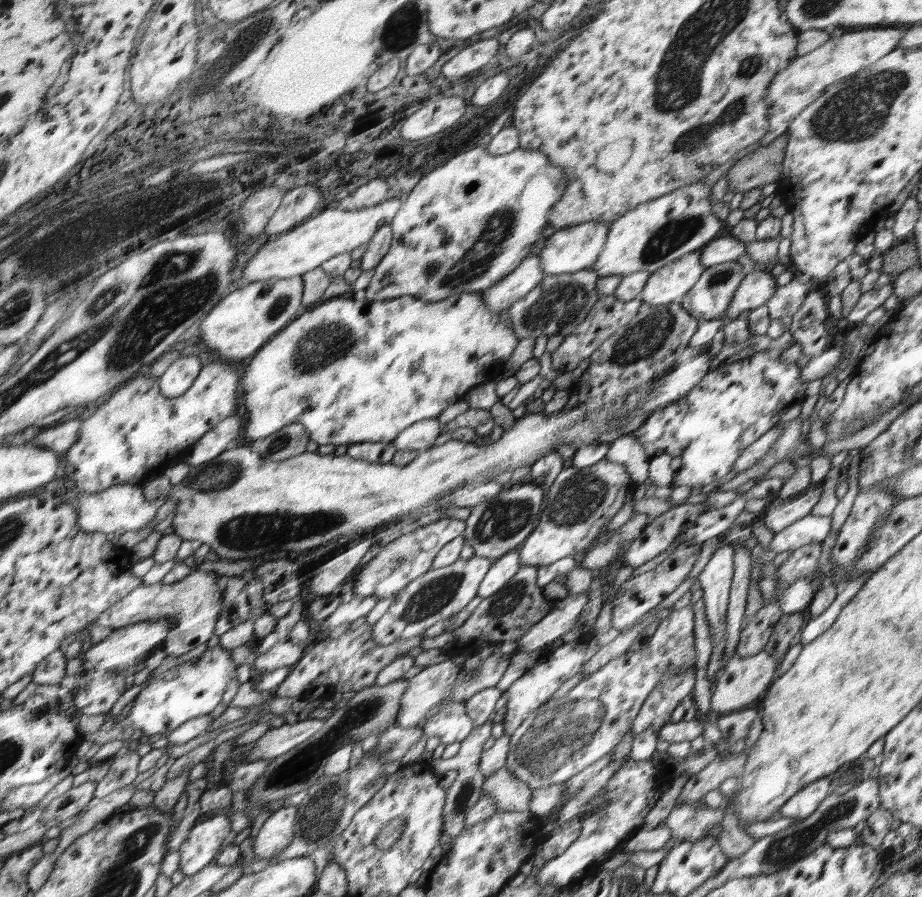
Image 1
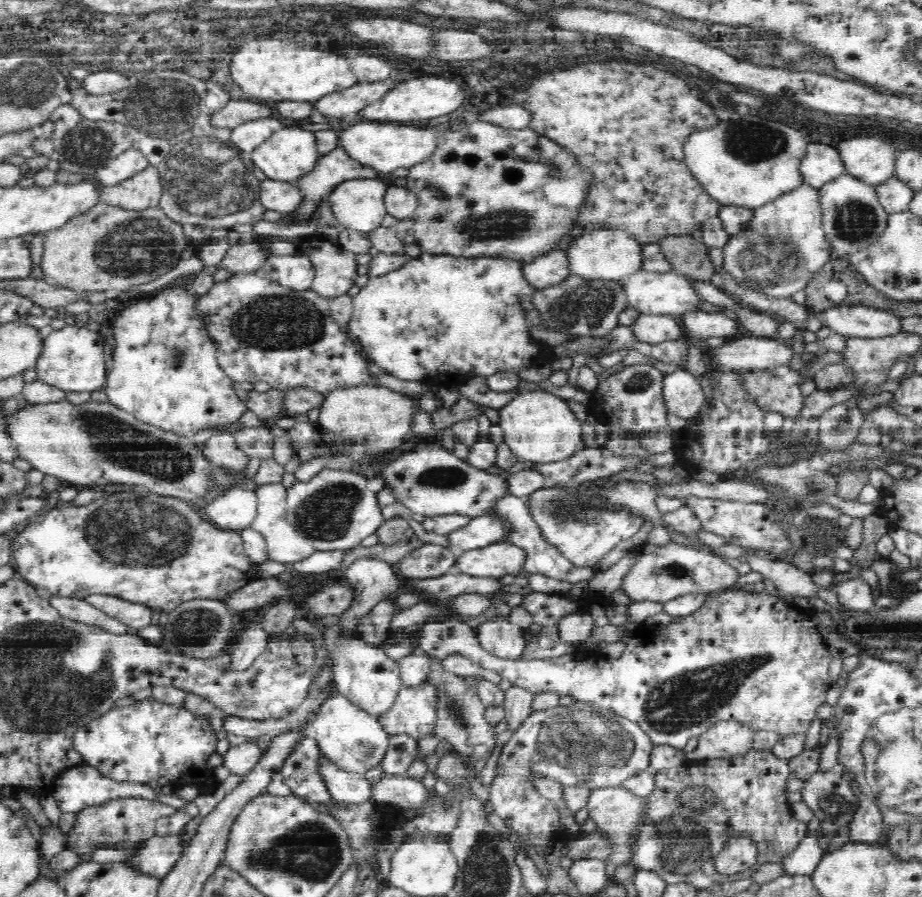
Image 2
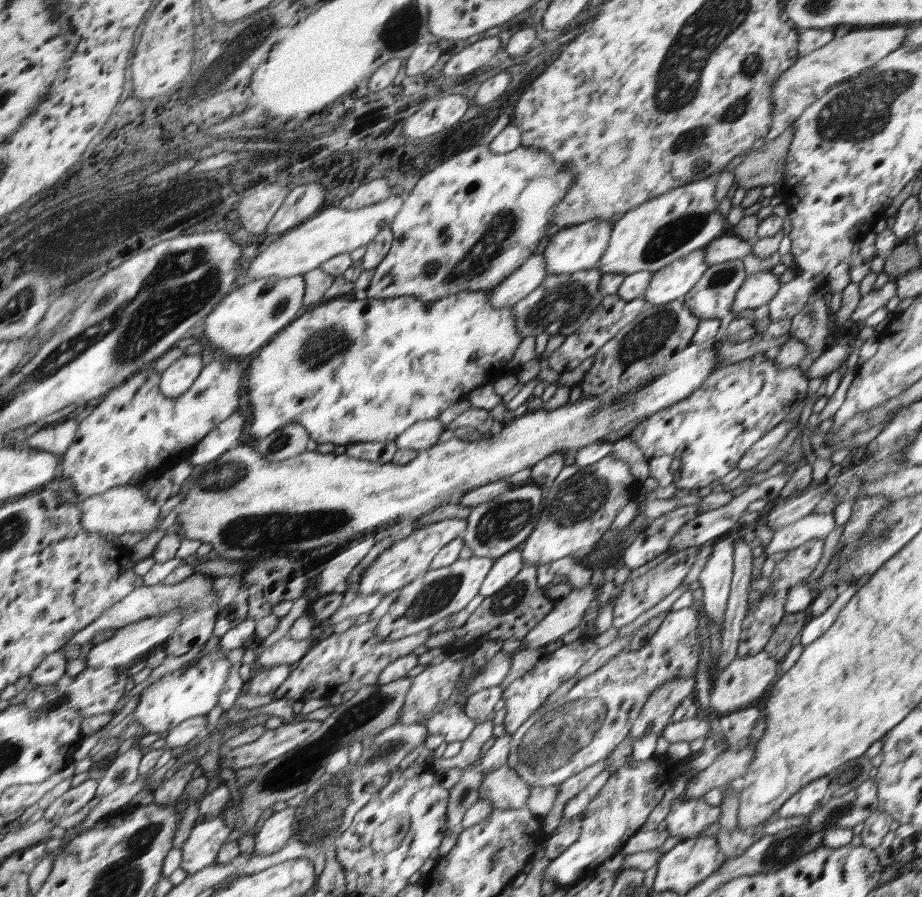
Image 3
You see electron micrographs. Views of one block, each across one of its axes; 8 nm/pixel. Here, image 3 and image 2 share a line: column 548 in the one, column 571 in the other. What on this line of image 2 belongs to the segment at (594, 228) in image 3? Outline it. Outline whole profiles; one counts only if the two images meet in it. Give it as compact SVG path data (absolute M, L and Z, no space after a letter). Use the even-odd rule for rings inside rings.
M596 229L590 233L583 233L578 236L566 252L568 257L568 267L570 267L570 275L577 275L589 280L616 280L622 281L626 276L632 276L637 272L642 272L642 242L638 241L633 232L622 229Z

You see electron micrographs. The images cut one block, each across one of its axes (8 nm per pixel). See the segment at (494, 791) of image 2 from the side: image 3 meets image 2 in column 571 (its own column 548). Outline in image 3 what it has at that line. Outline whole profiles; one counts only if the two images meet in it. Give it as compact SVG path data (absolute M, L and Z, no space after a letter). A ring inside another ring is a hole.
M691 607L670 611L649 642L638 648L622 650L618 655L608 659L596 672L582 678L570 688L569 692L555 703L540 706L539 712L547 712L529 728L520 728L512 734L510 754L507 765L520 779L532 788L560 785L564 780L583 772L586 768L600 763L614 751L631 733L634 722L639 719L640 711L647 699L668 680L694 676L700 664L700 638L698 638L698 614Z

